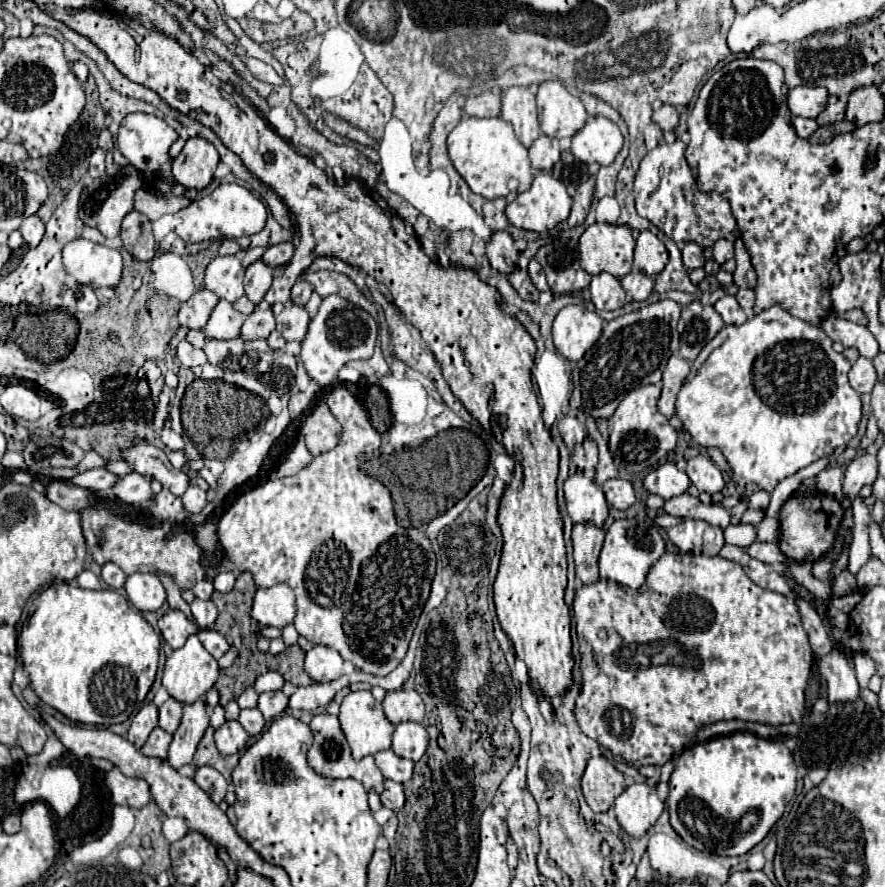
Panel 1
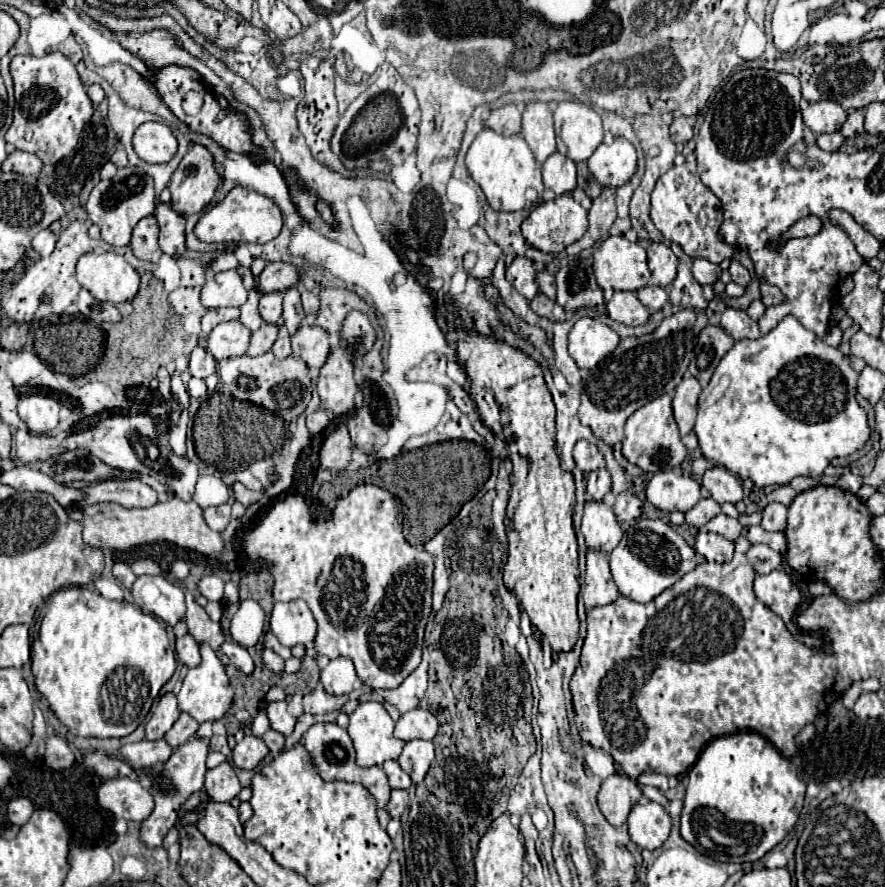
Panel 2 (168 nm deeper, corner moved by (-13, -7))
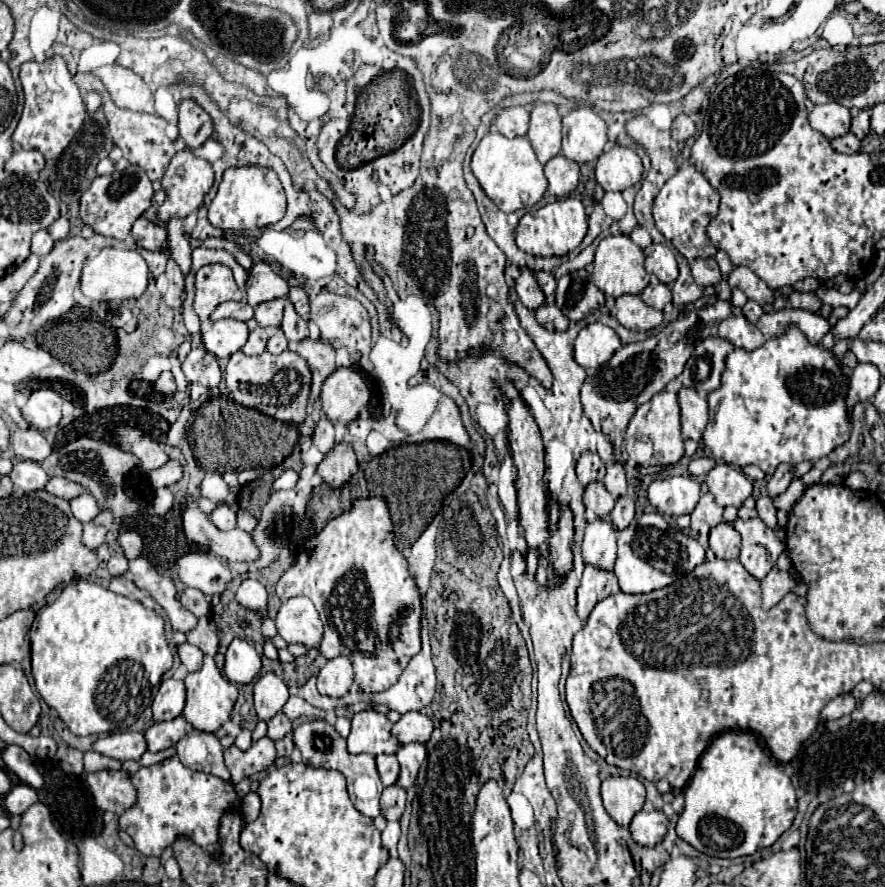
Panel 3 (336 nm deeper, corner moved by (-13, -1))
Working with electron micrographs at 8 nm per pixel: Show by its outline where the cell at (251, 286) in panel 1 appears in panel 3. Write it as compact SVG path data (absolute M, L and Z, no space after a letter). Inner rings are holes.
M272 299L264 301L254 307L254 319L258 321L260 327L278 327L282 321L282 311L284 311L286 299Z

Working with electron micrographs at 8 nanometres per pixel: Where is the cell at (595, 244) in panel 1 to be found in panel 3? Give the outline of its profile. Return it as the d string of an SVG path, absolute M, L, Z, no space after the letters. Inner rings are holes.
M628 235L604 237L596 247L592 279L598 285L598 289L604 291L610 297L620 297L624 293L632 293L632 295L642 293L644 287L650 283L650 275L648 275L648 271L644 267L642 249L638 245L634 245Z

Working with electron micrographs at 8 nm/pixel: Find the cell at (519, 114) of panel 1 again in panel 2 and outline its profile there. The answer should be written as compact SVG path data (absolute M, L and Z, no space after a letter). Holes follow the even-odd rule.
M528 103L522 115L522 137L538 163L544 163L556 151L554 119L546 103Z

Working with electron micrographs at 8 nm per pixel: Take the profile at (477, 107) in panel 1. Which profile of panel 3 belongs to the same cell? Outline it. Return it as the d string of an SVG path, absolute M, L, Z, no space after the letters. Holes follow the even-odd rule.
M520 105L506 107L494 119L494 127L504 137L518 137L518 135L526 135L528 119L530 119L530 113L528 113L526 107L520 107Z

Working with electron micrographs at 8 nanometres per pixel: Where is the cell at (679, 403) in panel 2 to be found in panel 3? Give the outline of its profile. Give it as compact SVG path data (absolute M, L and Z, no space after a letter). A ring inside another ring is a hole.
M682 387L678 391L678 403L680 403L680 411L682 411L682 437L700 441L702 431L708 423L706 397L702 397L692 387Z

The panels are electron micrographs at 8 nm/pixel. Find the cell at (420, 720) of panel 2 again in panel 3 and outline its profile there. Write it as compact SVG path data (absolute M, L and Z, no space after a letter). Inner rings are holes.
M410 711L392 727L392 735L402 743L426 743L434 731L432 719L422 711Z

